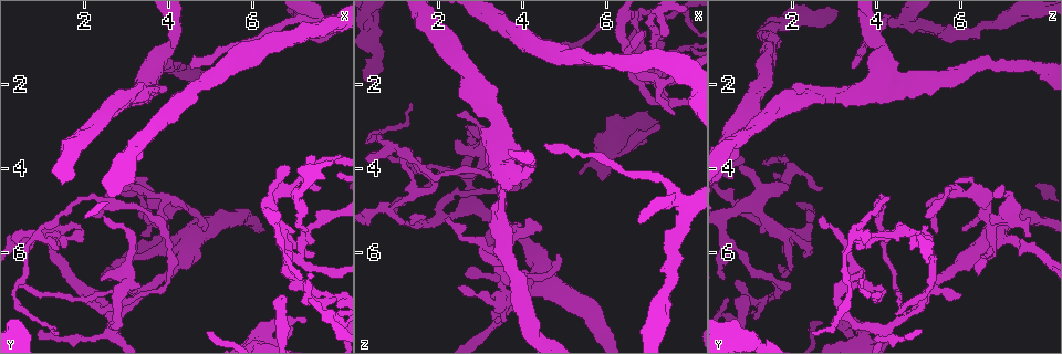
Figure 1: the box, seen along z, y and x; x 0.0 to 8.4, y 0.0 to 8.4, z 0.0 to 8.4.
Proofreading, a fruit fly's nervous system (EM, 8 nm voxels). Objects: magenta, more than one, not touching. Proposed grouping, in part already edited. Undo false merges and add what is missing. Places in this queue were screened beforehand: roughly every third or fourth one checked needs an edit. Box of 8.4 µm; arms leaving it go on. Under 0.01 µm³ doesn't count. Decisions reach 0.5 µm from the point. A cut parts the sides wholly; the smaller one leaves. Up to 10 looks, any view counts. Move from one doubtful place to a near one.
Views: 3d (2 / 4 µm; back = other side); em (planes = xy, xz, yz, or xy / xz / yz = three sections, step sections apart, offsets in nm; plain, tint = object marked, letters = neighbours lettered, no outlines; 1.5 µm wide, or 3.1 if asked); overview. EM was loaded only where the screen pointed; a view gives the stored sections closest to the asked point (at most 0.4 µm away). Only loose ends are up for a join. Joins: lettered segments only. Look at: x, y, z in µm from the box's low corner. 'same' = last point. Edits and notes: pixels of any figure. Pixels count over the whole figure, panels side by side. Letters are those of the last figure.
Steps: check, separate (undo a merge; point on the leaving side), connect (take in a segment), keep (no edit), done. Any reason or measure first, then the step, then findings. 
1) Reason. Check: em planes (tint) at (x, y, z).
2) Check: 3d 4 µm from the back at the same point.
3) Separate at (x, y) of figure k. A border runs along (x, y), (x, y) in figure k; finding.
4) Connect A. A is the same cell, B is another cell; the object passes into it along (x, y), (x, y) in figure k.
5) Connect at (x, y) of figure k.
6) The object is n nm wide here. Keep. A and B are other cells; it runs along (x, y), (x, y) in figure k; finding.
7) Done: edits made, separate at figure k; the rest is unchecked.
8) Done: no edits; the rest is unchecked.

Three-way junction. Check: em planes (plain) at (2.30, 7.35, 4.60).

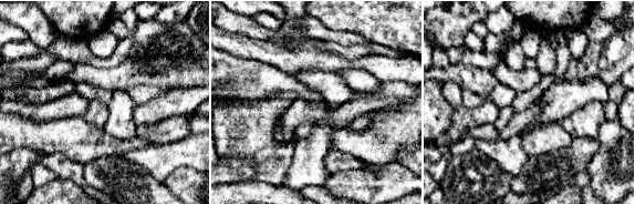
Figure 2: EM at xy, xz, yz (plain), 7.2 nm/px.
Check: em planes (tint) at the same point.

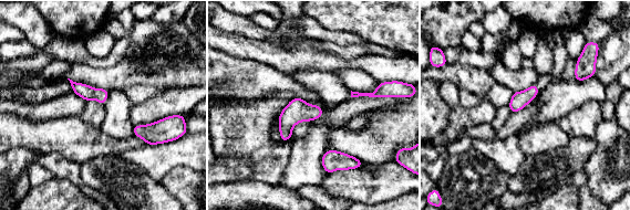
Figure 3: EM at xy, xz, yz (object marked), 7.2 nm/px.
What lies round it. Check: em planes (letters) at the same point.

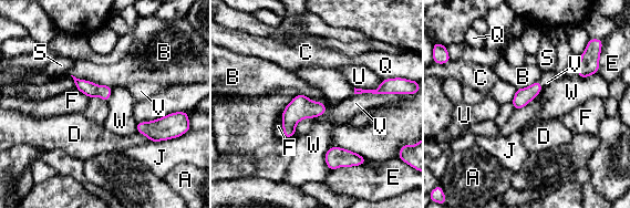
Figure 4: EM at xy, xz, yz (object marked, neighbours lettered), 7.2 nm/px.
The longest contact is with V, 280 nm. Connect V. V is the same cell, A, B, C, D, E, F, J, Q, S, U and W are other cells; the neuron continues.

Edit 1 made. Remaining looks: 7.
Thick turns thin. Check: em planes (tint) at (4.30, 6.00, 6.70).

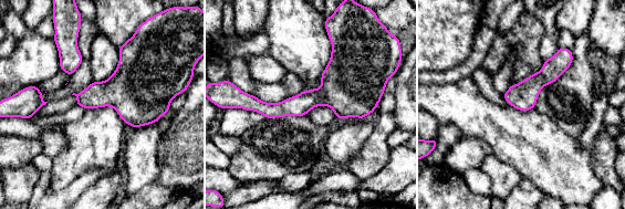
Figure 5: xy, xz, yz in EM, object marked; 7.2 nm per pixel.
What lies round it. Check: em planes (letters) at the same point.

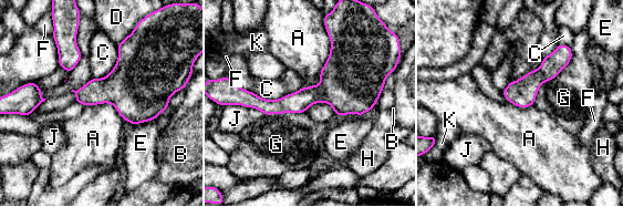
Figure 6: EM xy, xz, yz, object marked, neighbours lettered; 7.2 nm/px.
Keep. A, B, C, D, E, F, G, H, J and K are other cells; a border runs along (323, 19), (330, 53), (301, 88) in figure 6; all the same neuron.

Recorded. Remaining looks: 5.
Abrupt turn. Check: 3d 2 µm at (6.90, 6.00, 1.90).

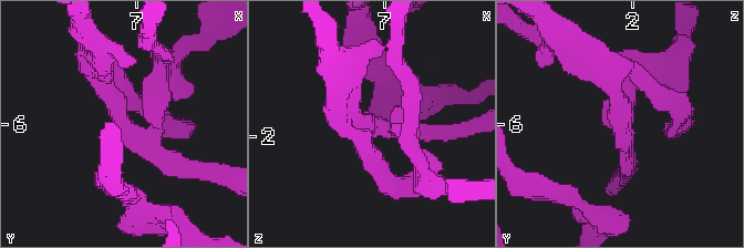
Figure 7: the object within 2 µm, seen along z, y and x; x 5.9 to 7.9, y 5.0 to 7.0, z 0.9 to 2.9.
Shape alone is not enough. Check: em xz step 8 (tint) at (6.92, 6.04, 1.88).

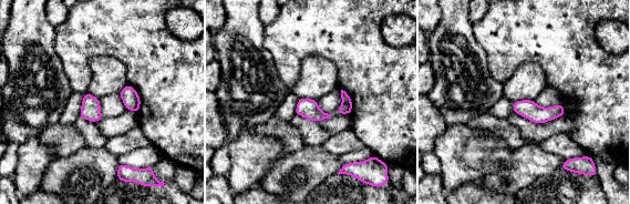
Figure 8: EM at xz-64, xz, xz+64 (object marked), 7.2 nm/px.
Another direction. Check: em xy step 8 (letters) at the same point.

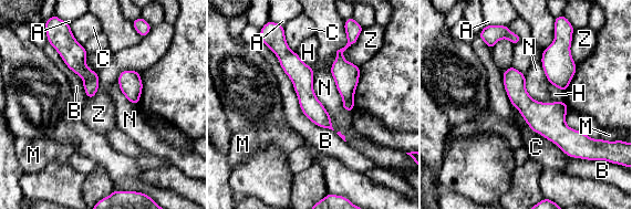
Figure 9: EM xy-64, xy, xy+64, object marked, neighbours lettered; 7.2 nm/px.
Separate at (345, 74) of figure 9. A, B, C, H, M, N and Z are other cells; two neurons meet here.

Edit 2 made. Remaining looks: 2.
Redraw. Check: overview.

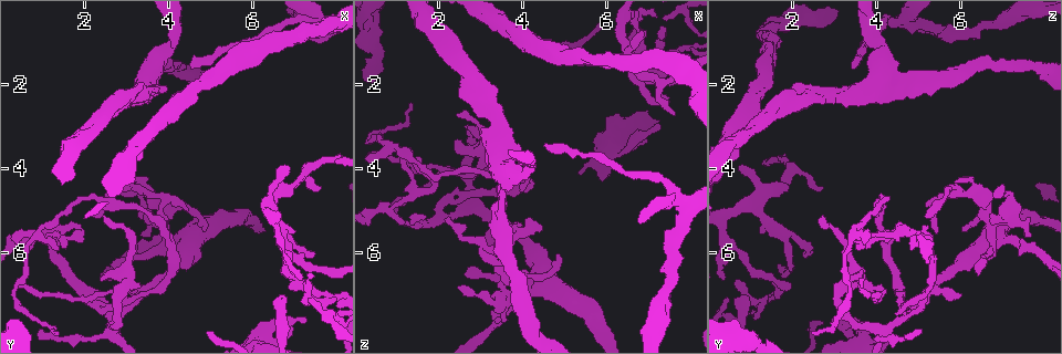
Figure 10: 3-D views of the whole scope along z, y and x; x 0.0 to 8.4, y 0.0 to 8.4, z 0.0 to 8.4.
An open end. Check: em yz step 8 (letters) at (7.25, 7.55, 2.95).

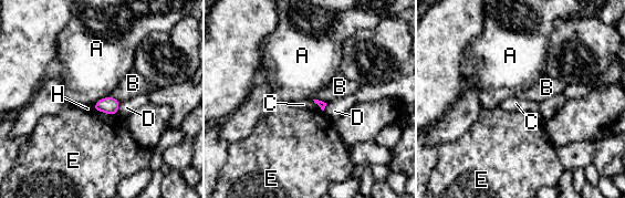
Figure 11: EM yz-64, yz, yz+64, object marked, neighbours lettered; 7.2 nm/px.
The longest contact is with E, 170 nm. Keep. A, B, C, D, E and H are other cells; a border runs along (110, 95), (100, 98), (93, 105) in figure 11; none of them fits.

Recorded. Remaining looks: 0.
Done: edits made, connect at figure 4, separate at figure 9; the rest is unchecked.

